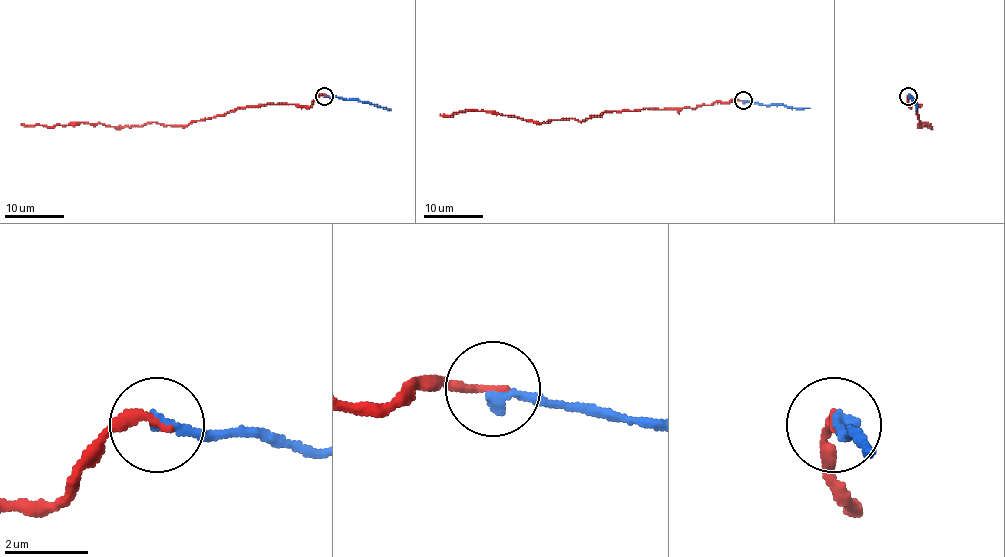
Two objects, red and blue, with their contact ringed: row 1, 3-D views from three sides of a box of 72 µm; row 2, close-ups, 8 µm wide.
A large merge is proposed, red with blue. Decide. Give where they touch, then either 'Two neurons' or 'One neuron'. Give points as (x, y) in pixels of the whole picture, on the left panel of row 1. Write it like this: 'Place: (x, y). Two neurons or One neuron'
Place: (324, 96). One neuron

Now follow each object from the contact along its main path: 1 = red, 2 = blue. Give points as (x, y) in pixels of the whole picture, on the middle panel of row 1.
1: (743, 100), (714, 102), (695, 108), (611, 111), (581, 121), (568, 118), (533, 123), (484, 111), (440, 114)
2: (743, 100), (809, 108)

